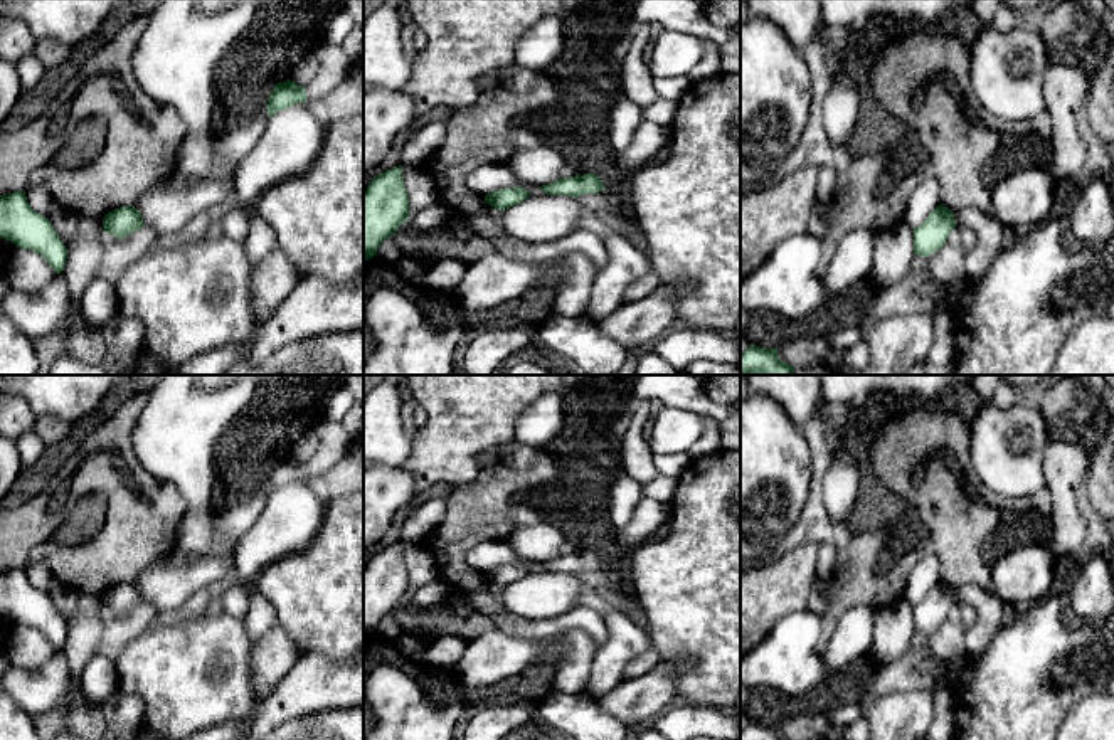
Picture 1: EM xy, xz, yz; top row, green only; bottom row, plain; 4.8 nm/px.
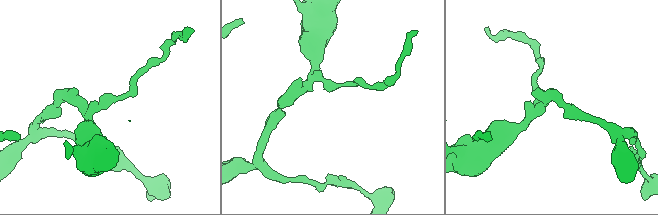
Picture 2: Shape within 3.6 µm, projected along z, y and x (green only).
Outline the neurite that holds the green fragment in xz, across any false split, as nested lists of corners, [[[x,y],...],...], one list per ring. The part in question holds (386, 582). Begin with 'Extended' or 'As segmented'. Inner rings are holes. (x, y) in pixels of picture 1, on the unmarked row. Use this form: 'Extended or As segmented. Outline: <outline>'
As segmented. Outline: [[[402,542],[372,555],[363,568],[363,639],[377,632],[380,621],[409,594],[409,574]]]

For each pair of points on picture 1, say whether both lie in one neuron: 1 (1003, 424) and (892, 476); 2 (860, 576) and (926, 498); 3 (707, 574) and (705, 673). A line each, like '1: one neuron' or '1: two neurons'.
1: two neurons
2: one neuron
3: one neuron

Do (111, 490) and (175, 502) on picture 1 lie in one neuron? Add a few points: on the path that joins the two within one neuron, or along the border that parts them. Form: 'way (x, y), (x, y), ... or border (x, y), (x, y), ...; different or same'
way (127, 491), (143, 508), (160, 505); same

